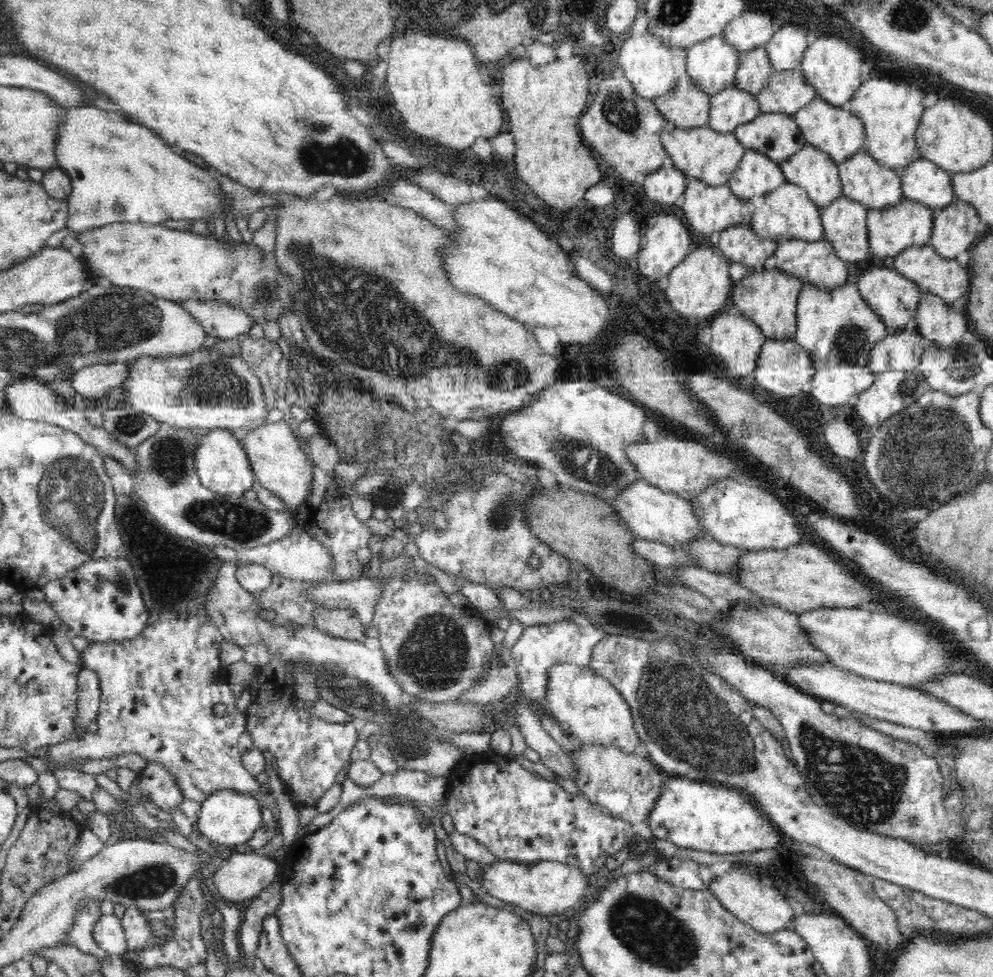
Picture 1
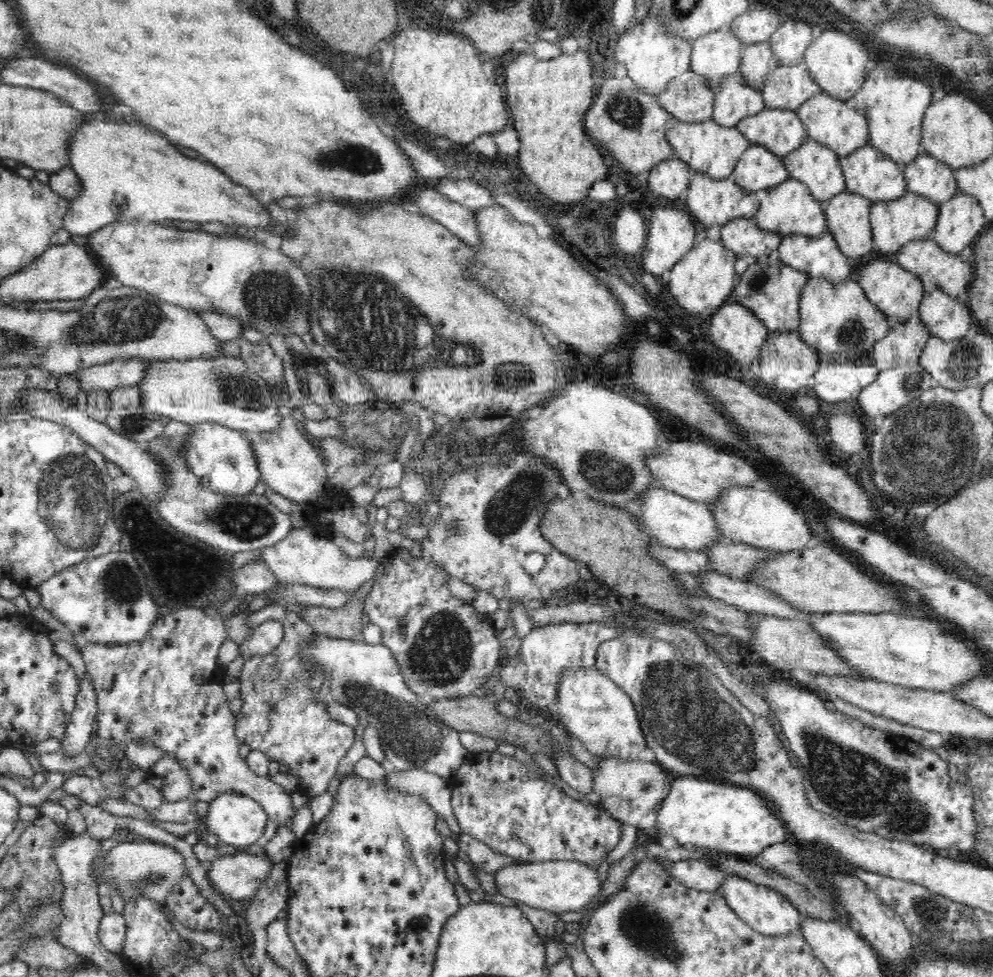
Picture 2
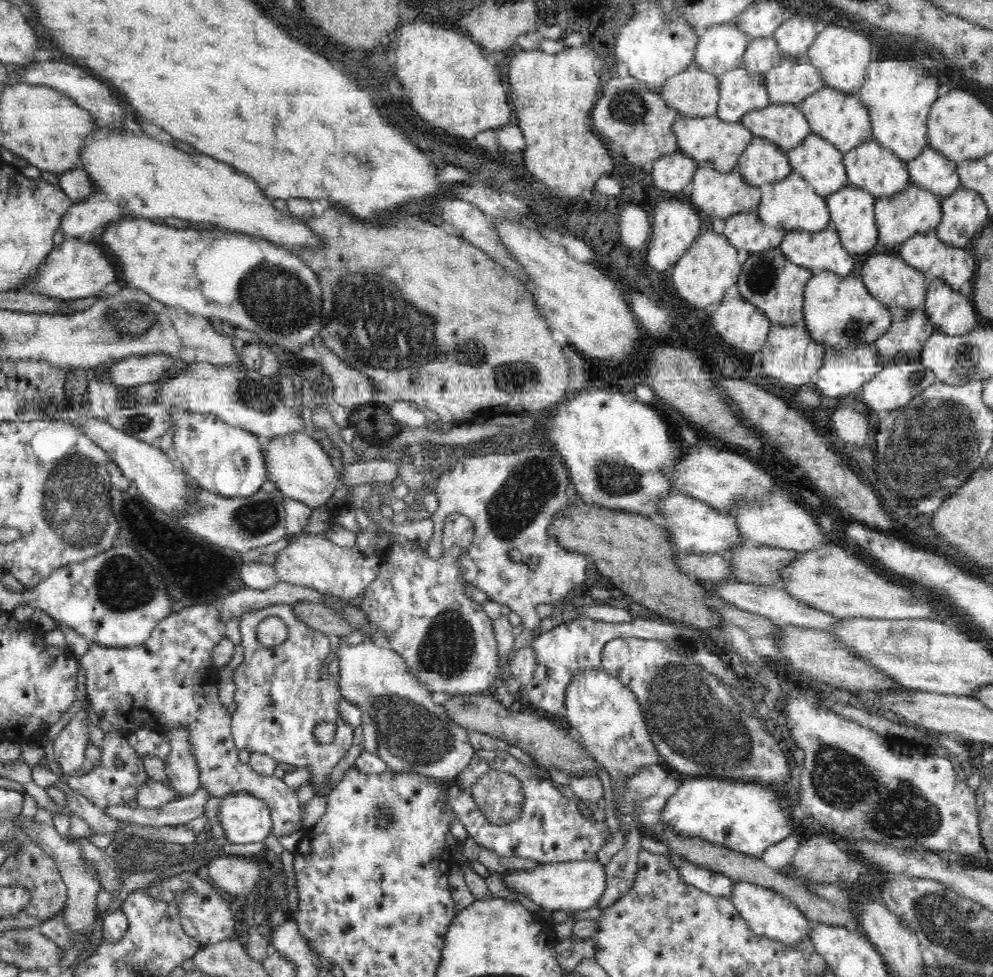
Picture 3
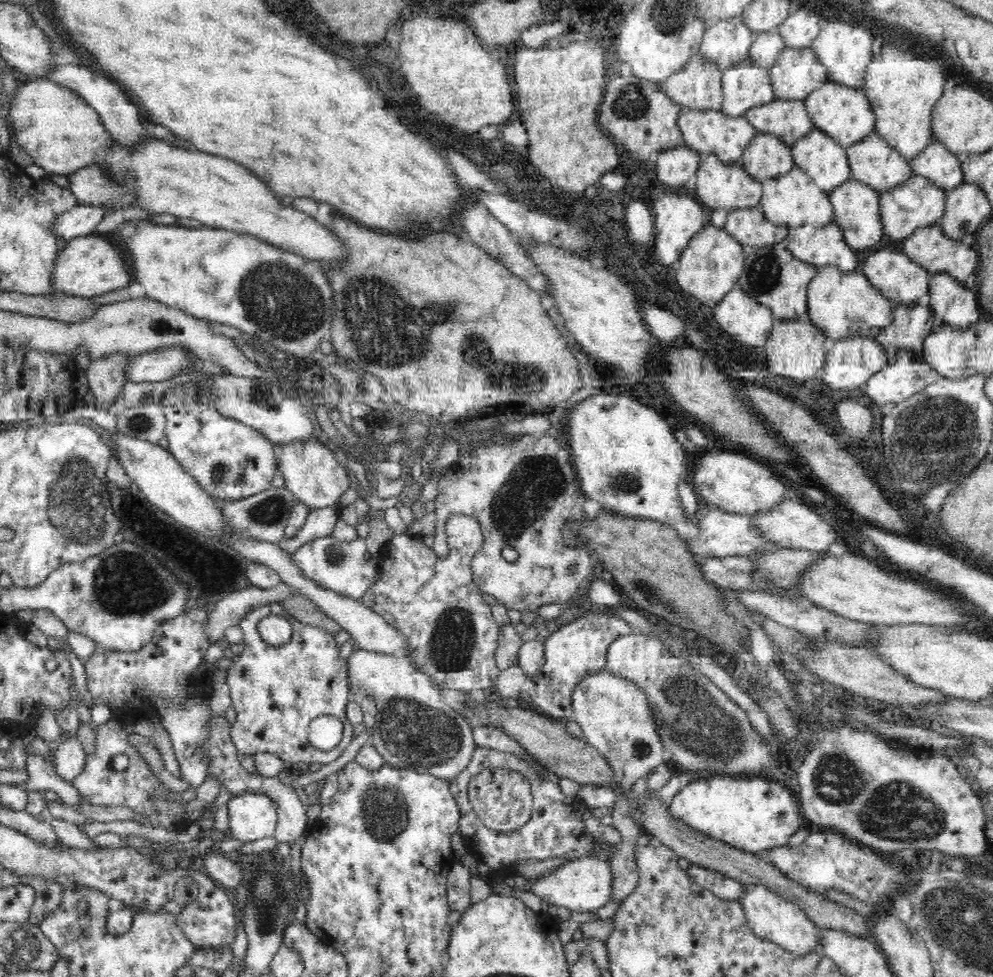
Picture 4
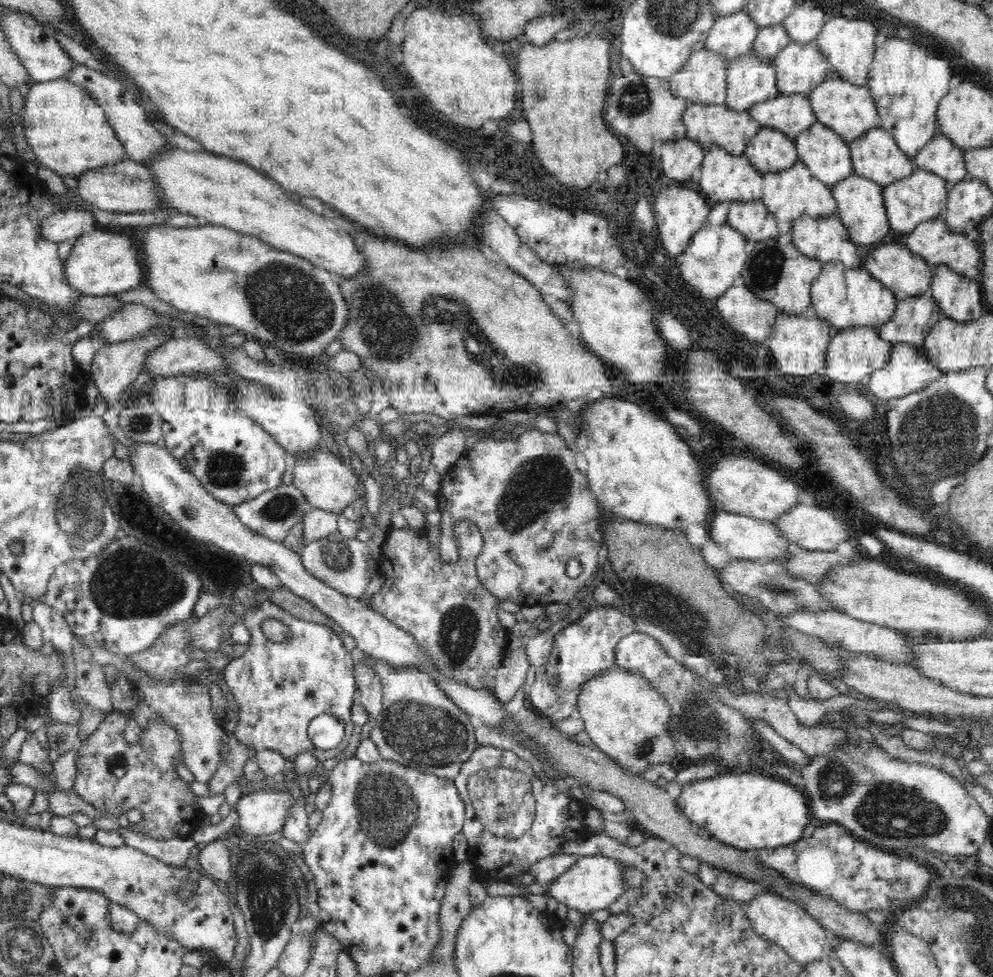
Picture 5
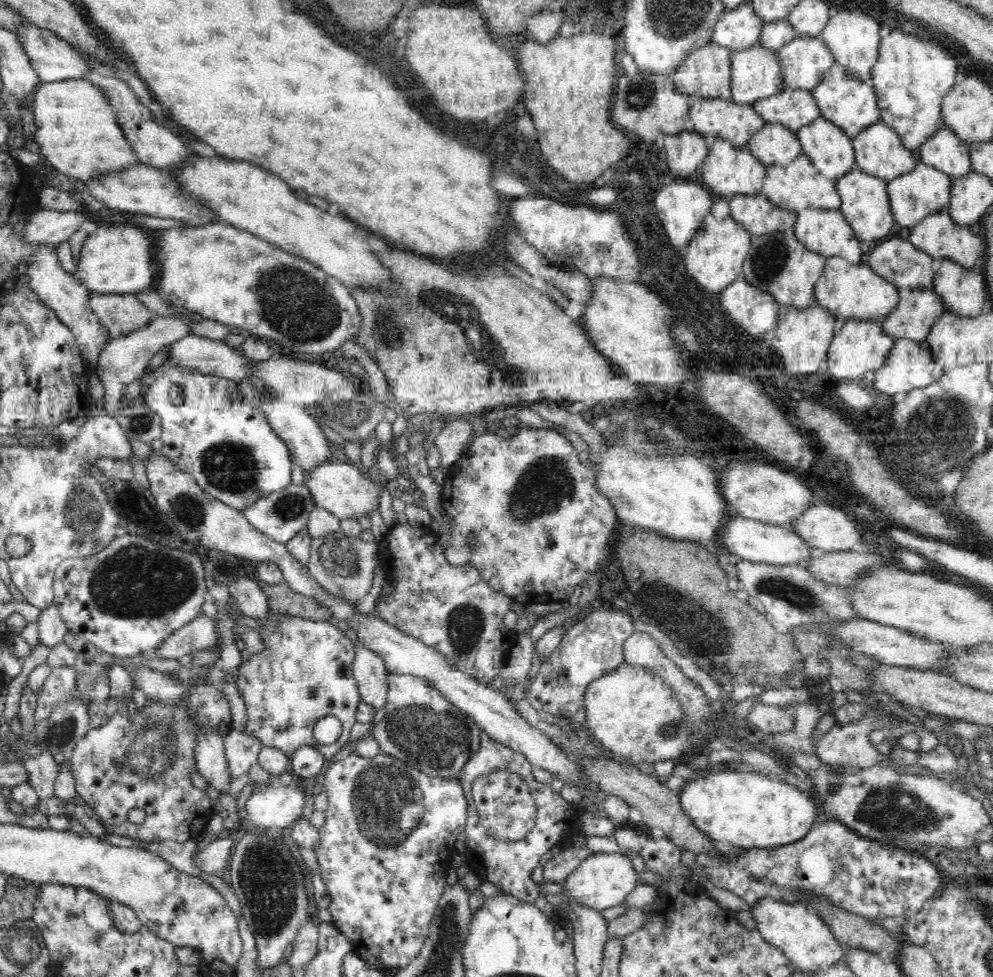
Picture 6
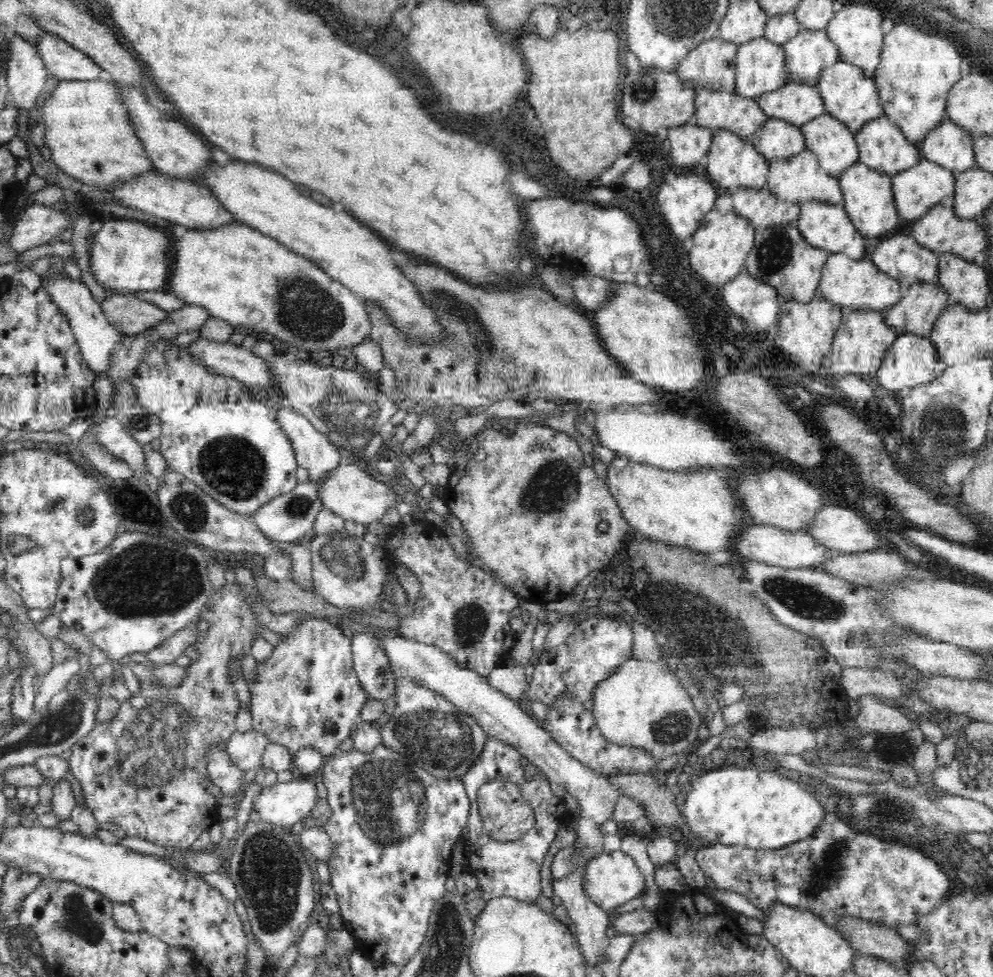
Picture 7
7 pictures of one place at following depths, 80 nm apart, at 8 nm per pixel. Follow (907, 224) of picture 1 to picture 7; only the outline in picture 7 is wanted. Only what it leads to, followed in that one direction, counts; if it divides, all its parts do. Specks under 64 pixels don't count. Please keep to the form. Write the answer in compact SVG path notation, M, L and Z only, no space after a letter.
M921 158L920 162L913 165L912 168L905 169L893 176L892 188L894 197L896 197L896 205L898 205L899 220L901 222L918 220L935 204L954 196L955 186L954 172L943 168L933 160Z

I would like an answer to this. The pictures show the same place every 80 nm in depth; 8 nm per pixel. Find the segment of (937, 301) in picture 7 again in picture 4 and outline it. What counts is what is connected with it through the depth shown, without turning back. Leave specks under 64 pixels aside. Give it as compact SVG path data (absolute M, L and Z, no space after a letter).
M927 300L899 304L894 310L893 321L875 336L884 347L912 349L917 354L923 350L925 338L937 327L938 318Z

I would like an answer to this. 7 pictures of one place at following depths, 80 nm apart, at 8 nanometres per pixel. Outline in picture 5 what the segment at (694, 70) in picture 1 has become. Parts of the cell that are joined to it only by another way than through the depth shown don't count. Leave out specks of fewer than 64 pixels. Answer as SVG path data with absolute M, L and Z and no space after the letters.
M746 8L734 14L718 17L713 24L705 46L718 51L730 61L744 53L750 53L759 28Z

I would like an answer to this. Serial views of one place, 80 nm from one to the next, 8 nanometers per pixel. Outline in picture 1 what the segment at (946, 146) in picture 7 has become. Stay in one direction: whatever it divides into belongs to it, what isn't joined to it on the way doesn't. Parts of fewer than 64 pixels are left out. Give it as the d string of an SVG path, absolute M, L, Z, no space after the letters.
M915 158L908 167L900 171L900 178L906 199L922 202L933 209L938 209L948 205L954 198L952 174L939 168L932 160Z

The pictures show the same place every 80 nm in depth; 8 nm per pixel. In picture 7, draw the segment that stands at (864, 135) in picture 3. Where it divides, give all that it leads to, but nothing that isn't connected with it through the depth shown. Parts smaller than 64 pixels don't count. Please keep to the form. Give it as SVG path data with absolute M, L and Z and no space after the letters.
M839 60L820 72L816 85L824 98L826 113L843 120L855 134L864 124L884 115L878 85L874 77L869 77L862 67Z

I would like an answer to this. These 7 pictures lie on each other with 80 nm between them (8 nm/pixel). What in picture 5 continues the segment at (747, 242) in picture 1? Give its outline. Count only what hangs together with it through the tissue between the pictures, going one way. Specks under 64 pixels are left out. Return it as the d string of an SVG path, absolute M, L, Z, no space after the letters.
M762 197L758 200L733 200L729 203L728 223L750 242L774 238L790 232L793 226L791 221L781 221L772 215Z

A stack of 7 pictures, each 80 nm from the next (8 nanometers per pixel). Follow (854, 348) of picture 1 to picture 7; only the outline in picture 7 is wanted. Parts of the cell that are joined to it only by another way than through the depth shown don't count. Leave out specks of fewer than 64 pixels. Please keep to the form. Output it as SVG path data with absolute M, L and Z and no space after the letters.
M842 252L832 253L822 269L822 278L818 288L819 297L839 304L846 313L853 310L884 311L901 299L902 292L898 279L882 272L871 260L853 259Z

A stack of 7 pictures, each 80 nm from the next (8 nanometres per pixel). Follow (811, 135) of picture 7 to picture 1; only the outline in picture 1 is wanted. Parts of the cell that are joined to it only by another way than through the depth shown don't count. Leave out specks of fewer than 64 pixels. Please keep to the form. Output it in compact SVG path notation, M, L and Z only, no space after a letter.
M806 144L781 163L786 182L808 191L812 202L822 209L843 194L838 165L828 152Z

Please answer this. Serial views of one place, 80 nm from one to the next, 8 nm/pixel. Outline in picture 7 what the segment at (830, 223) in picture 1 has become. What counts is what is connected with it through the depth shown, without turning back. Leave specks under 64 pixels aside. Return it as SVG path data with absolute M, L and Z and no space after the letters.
M860 160L852 164L850 168L846 168L839 176L846 211L864 238L879 237L893 230L896 224L901 222L892 180L892 175L869 168Z

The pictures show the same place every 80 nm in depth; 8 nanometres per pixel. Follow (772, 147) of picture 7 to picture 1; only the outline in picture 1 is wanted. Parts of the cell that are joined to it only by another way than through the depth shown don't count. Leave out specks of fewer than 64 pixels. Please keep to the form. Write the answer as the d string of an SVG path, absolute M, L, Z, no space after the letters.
M748 149L729 178L728 185L740 199L751 199L786 183L781 164L763 152Z

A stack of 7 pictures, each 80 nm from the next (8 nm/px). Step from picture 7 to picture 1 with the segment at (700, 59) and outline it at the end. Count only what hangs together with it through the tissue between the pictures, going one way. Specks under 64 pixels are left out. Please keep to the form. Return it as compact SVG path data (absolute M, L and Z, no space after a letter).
M688 73L682 75L664 96L654 100L669 127L700 128L709 124L711 95L704 92Z

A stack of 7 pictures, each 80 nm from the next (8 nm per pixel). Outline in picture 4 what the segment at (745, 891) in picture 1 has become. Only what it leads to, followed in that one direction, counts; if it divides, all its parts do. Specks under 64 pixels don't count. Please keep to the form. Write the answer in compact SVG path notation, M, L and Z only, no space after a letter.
M746 885L746 896L740 898L744 914L756 936L776 943L790 954L806 957L821 952L822 935L819 926L796 904L768 890L765 886Z

